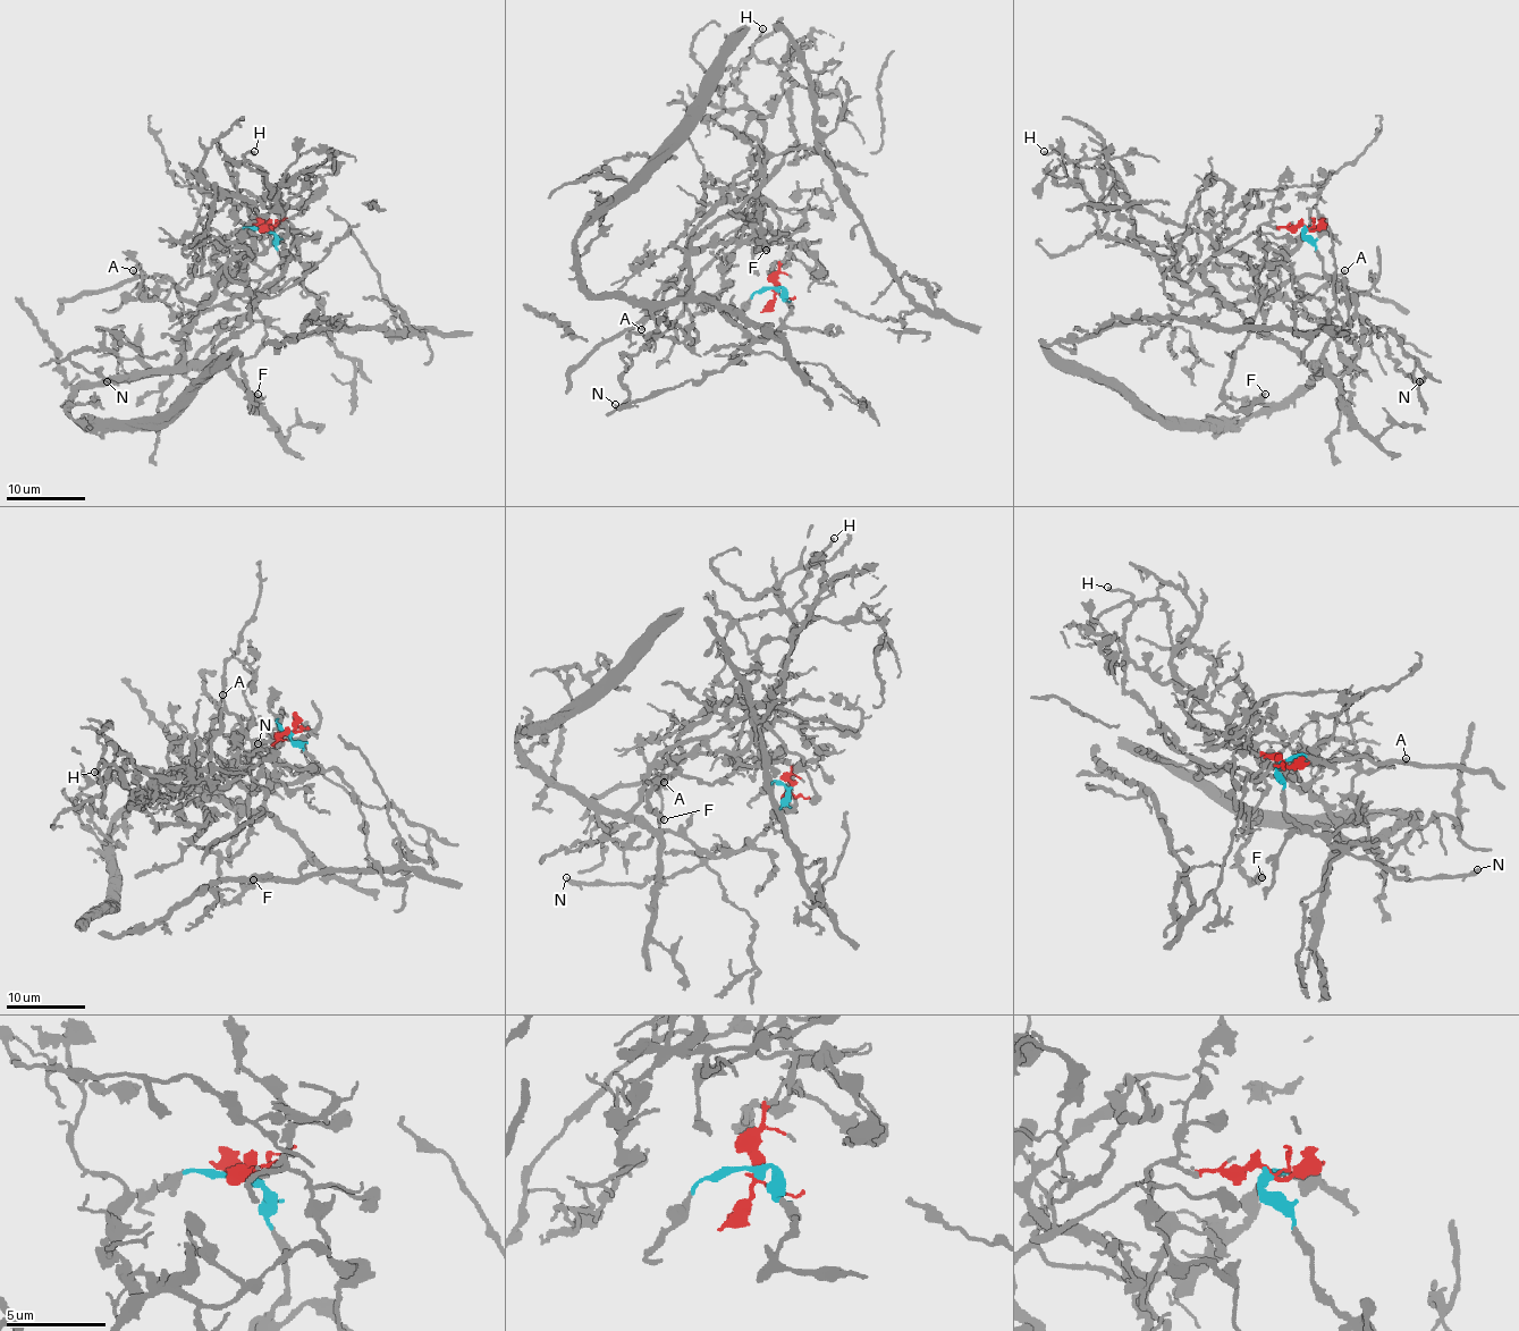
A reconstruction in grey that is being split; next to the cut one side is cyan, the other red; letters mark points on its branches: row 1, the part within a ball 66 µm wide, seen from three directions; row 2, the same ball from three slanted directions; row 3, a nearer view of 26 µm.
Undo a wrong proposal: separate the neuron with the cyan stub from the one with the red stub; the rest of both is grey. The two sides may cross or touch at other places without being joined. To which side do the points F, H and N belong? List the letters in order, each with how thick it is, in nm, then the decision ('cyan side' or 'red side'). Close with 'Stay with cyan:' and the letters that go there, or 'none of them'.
F: calibre 440 nm; cyan side
H: calibre 200 nm; cyan side
N: calibre 400 nm; cyan side
Stay with cyan: F, H, N

